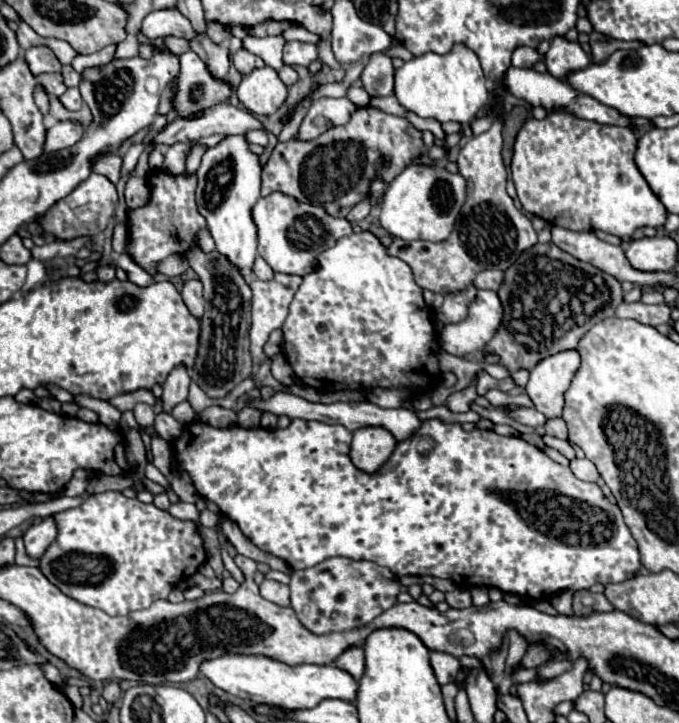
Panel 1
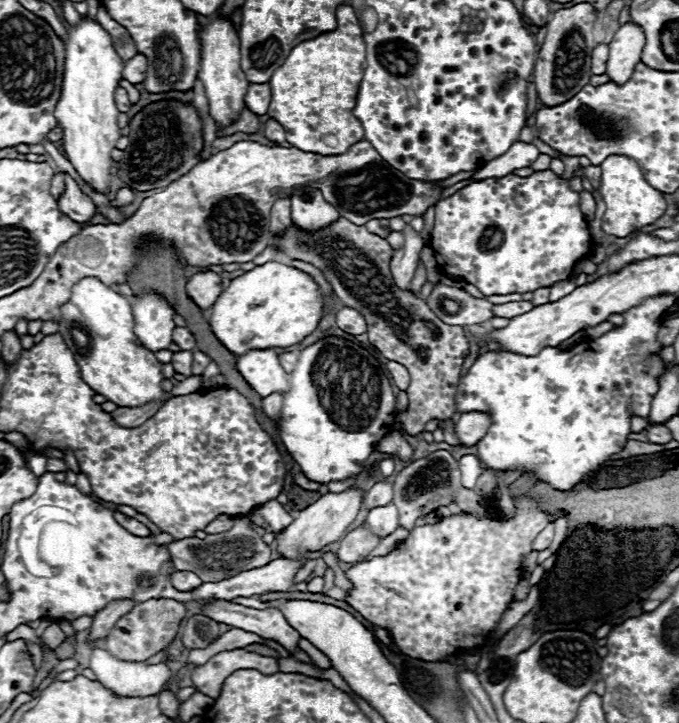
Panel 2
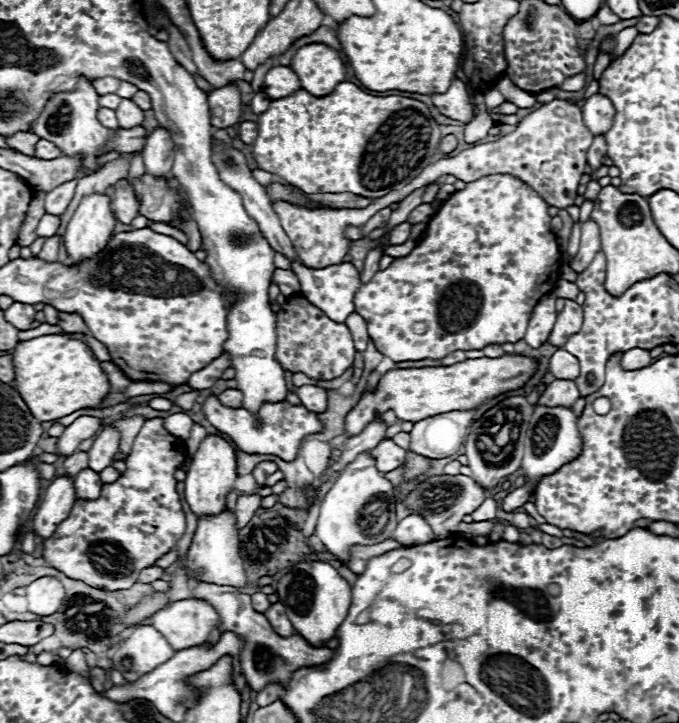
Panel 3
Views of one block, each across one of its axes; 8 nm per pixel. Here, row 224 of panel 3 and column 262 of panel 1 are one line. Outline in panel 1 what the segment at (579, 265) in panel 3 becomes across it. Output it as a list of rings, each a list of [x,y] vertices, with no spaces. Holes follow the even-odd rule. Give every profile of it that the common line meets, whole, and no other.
[[[264,580],[260,584],[260,594],[278,604],[278,606],[288,606],[290,604],[290,588],[286,584],[280,584],[280,582],[274,582],[274,580]]]

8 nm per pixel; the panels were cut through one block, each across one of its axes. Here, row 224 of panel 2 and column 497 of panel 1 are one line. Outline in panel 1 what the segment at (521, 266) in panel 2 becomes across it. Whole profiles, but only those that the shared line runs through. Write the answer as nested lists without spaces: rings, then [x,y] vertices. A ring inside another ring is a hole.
[[[438,418],[422,420],[420,428],[414,432],[412,438],[406,438],[396,444],[392,456],[382,464],[376,472],[366,474],[358,470],[350,456],[348,456],[348,438],[352,432],[348,432],[340,424],[326,424],[318,420],[290,420],[286,428],[276,428],[276,430],[266,430],[266,428],[242,428],[238,424],[228,426],[228,428],[214,428],[206,422],[194,420],[184,426],[182,434],[172,442],[174,448],[174,458],[178,464],[180,472],[186,472],[198,492],[204,500],[216,504],[220,512],[236,522],[242,530],[242,534],[252,540],[260,550],[278,556],[286,560],[294,570],[310,568],[314,564],[320,564],[326,558],[334,556],[344,556],[352,560],[370,560],[380,566],[390,568],[396,576],[438,576],[438,578],[448,578],[456,586],[486,586],[486,588],[498,588],[508,594],[516,594],[520,598],[528,600],[550,600],[554,592],[560,590],[588,590],[592,584],[602,582],[624,582],[632,578],[640,570],[640,558],[638,558],[638,548],[636,540],[632,538],[628,526],[622,520],[622,512],[616,504],[610,504],[608,498],[602,494],[600,486],[594,482],[582,482],[578,480],[568,466],[556,464],[550,460],[542,450],[536,446],[528,444],[520,436],[500,436],[494,430],[472,430],[466,432],[458,422],[444,422]],[[428,438],[430,440],[430,450],[420,452],[418,444]]]

